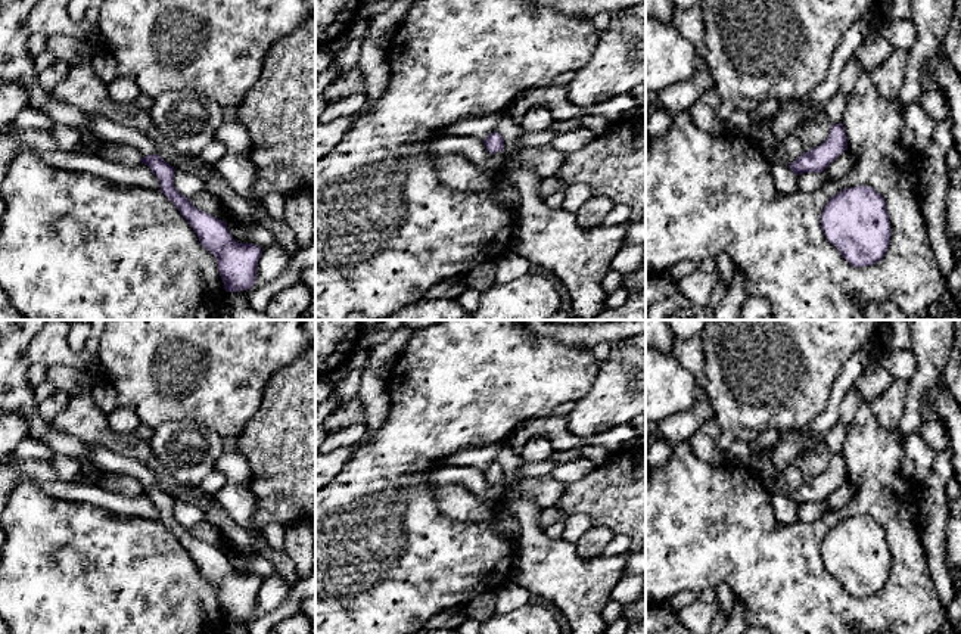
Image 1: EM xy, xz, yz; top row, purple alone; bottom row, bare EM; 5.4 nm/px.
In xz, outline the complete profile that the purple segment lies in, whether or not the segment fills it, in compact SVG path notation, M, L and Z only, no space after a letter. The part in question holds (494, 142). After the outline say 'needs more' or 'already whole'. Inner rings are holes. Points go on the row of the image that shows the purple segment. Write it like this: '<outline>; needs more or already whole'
M497 131L491 133L485 140L483 144L486 150L492 155L495 152L504 150L504 139Z; already whole

